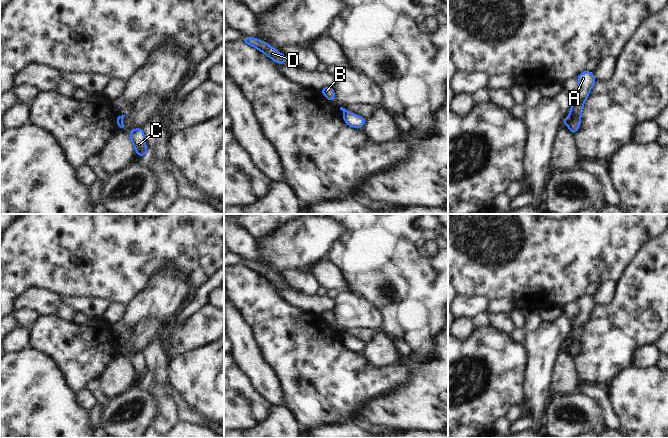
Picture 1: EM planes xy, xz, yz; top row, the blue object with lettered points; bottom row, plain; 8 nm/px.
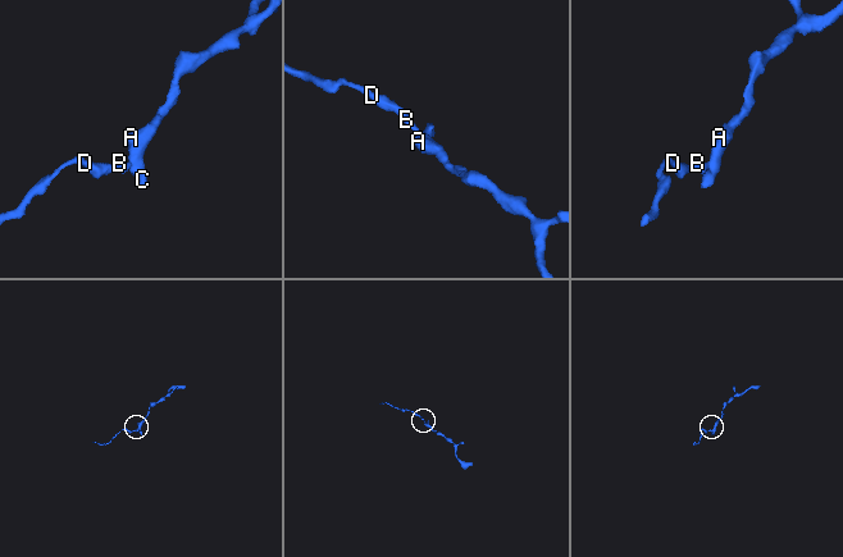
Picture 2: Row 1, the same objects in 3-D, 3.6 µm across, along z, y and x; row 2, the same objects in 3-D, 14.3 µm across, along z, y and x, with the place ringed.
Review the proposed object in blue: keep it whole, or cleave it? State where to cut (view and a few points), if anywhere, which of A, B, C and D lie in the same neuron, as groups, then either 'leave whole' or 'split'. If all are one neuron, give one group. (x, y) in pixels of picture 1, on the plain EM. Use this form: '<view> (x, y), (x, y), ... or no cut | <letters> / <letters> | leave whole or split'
xy (119, 340), (121, 344), (120, 350) | A C / B D | split

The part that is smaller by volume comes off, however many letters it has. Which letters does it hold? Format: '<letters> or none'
B, D

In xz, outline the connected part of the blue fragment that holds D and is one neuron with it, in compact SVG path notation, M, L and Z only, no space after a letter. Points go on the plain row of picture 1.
M245 260L241 265L258 273L277 288L284 288L288 286L288 284L282 277L280 277L277 273L273 272L271 269L260 263Z

